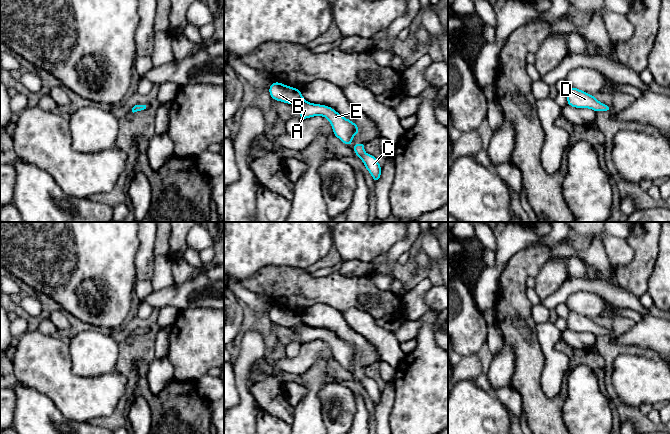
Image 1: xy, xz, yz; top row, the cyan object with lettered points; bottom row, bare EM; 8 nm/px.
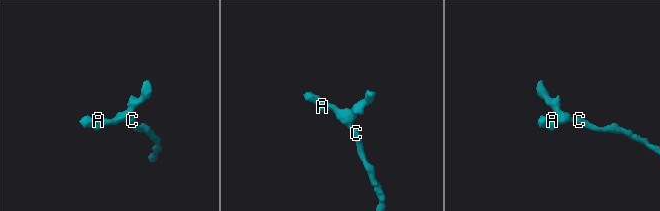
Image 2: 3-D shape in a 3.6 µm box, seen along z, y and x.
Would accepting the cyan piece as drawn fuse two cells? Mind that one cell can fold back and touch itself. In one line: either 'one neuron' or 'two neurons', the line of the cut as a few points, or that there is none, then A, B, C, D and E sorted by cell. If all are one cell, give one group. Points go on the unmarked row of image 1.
one neuron | no cut | A B C D E

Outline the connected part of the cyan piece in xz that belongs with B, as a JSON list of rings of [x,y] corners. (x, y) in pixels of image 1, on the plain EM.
[[[274,305],[268,315],[273,324],[290,329],[296,328],[301,344],[318,339],[327,342],[331,347],[334,360],[348,370],[351,370],[352,362],[359,357],[359,351],[354,346],[344,342],[333,332],[305,325],[300,313]]]

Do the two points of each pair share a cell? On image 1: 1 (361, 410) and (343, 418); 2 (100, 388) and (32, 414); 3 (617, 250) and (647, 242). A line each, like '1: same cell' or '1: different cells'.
1: different cells
2: different cells
3: different cells

